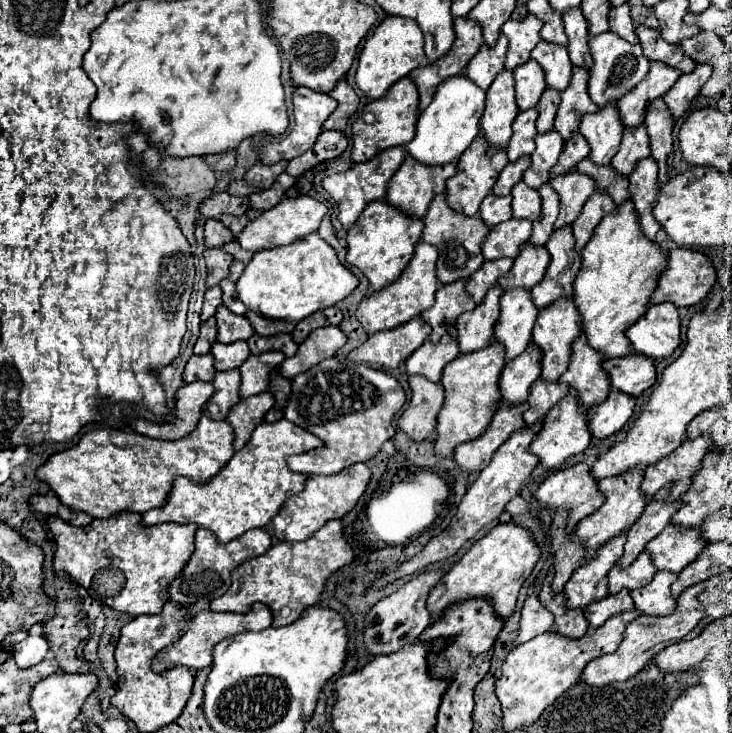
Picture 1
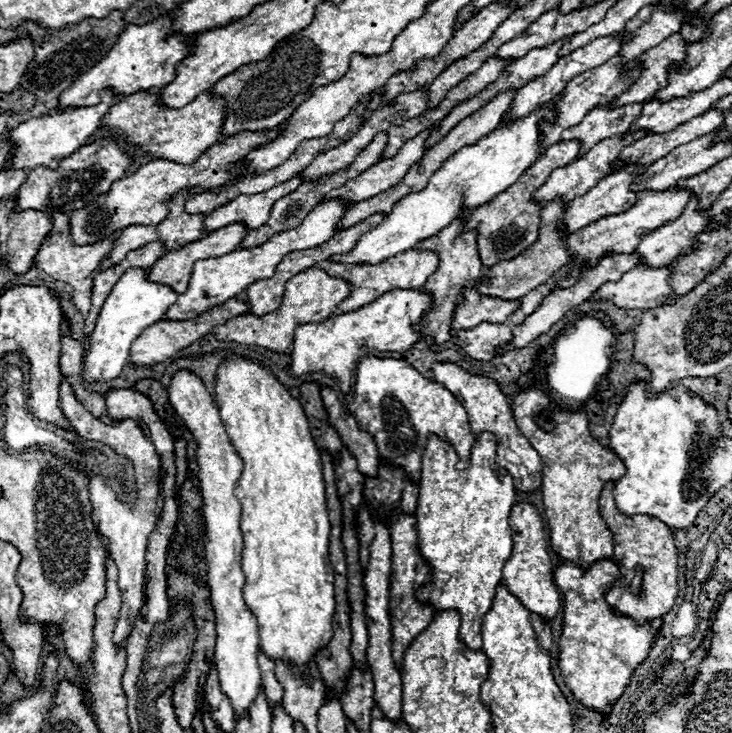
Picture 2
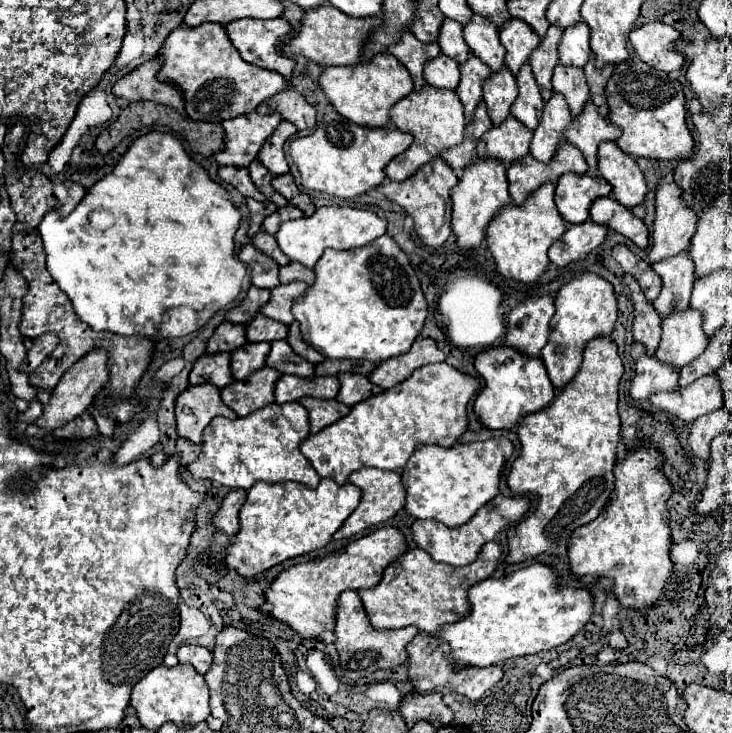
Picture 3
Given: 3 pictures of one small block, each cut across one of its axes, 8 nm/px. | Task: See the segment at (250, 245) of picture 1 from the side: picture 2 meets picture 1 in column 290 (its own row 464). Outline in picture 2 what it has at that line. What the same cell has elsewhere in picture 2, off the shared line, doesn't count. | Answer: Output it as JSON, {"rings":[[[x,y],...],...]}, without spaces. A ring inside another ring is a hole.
{"rings":[[[180,370],[168,388],[168,400],[174,406],[176,414],[182,418],[182,422],[188,426],[188,430],[194,434],[198,442],[196,460],[198,460],[198,480],[204,500],[204,518],[206,518],[206,562],[208,562],[208,586],[210,586],[210,602],[216,616],[216,652],[214,652],[214,666],[218,670],[220,678],[220,690],[230,698],[232,708],[236,716],[244,714],[250,704],[256,700],[260,692],[260,670],[258,670],[258,624],[254,614],[246,608],[242,598],[242,586],[244,586],[244,572],[240,568],[242,560],[242,534],[240,534],[240,502],[234,496],[234,486],[242,474],[242,460],[238,458],[234,446],[230,444],[230,438],[224,430],[224,424],[220,420],[218,408],[212,402],[206,386],[200,382],[198,376],[190,374],[188,370]]]}

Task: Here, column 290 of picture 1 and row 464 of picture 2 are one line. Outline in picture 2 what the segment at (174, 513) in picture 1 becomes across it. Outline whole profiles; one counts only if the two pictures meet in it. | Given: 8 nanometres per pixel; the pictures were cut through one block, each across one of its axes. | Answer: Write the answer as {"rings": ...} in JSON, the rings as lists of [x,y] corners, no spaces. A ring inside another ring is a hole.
{"rings":[[[490,432],[480,434],[474,442],[470,464],[466,470],[456,470],[458,456],[454,448],[440,440],[438,436],[430,436],[424,458],[422,458],[422,480],[420,480],[420,496],[416,506],[416,526],[418,526],[418,550],[426,562],[430,562],[432,580],[418,590],[418,600],[428,602],[434,612],[456,610],[460,614],[460,630],[458,638],[472,650],[482,648],[480,624],[488,614],[492,600],[496,596],[496,586],[502,580],[502,568],[512,554],[512,532],[510,532],[510,510],[516,502],[516,490],[512,478],[496,466],[496,438]]]}

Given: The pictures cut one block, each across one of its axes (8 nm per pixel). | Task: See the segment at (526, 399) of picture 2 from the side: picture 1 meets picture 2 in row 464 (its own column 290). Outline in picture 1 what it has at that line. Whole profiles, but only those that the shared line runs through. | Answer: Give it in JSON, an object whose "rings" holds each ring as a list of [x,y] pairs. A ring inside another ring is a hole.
{"rings":[[[330,520],[312,538],[304,542],[280,542],[274,544],[266,554],[256,556],[240,564],[232,572],[232,586],[228,592],[212,600],[210,610],[214,612],[250,612],[254,602],[266,604],[274,614],[274,628],[296,622],[302,612],[320,602],[326,580],[338,568],[350,564],[356,554],[344,538],[344,526],[340,520]]]}

